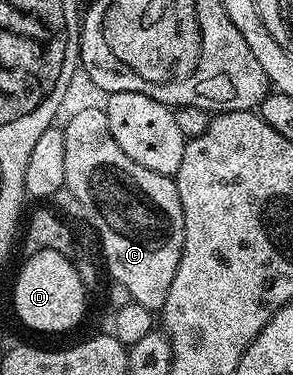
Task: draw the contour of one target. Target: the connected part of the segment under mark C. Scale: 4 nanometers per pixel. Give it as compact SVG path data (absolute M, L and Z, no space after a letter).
M102 107L83 108L73 113L62 129L65 134L65 188L91 215L91 224L99 231L103 256L111 271L110 279L125 286L134 303L152 310L162 309L165 298L169 298L169 286L173 286L173 274L177 274L185 242L185 218L174 179L153 170L145 170L145 166L137 166L137 162L133 162L133 158L129 158L129 154L117 146L109 130L107 113Z

